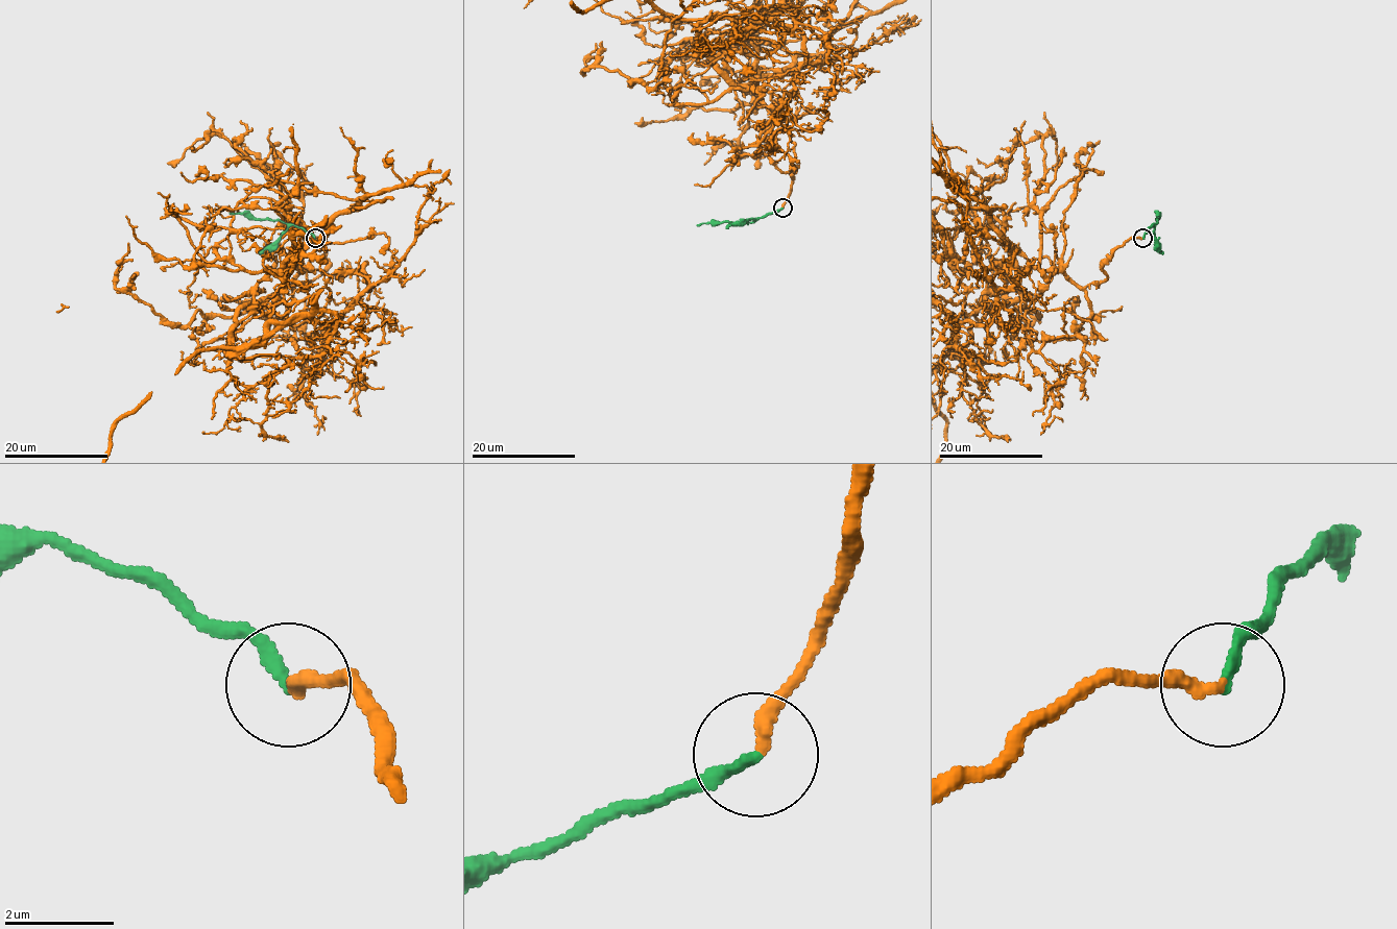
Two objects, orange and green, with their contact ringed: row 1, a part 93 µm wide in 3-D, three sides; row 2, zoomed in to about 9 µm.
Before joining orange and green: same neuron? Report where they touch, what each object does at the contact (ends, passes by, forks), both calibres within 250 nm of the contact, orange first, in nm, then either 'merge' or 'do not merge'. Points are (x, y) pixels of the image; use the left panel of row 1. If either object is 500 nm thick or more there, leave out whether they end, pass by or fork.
place (315, 238); orange ends; green ends; calibres 240 and 200 nm; merge

